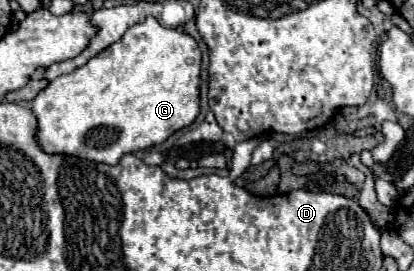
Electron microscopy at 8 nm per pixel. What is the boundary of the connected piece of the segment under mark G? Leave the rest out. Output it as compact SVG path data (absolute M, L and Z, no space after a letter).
M147 17L87 65L51 81L49 87L31 101L31 111L39 121L37 139L47 153L75 155L97 163L117 165L123 155L159 145L175 131L191 125L201 111L199 87L201 51L197 41L181 29L163 27L155 17Z

